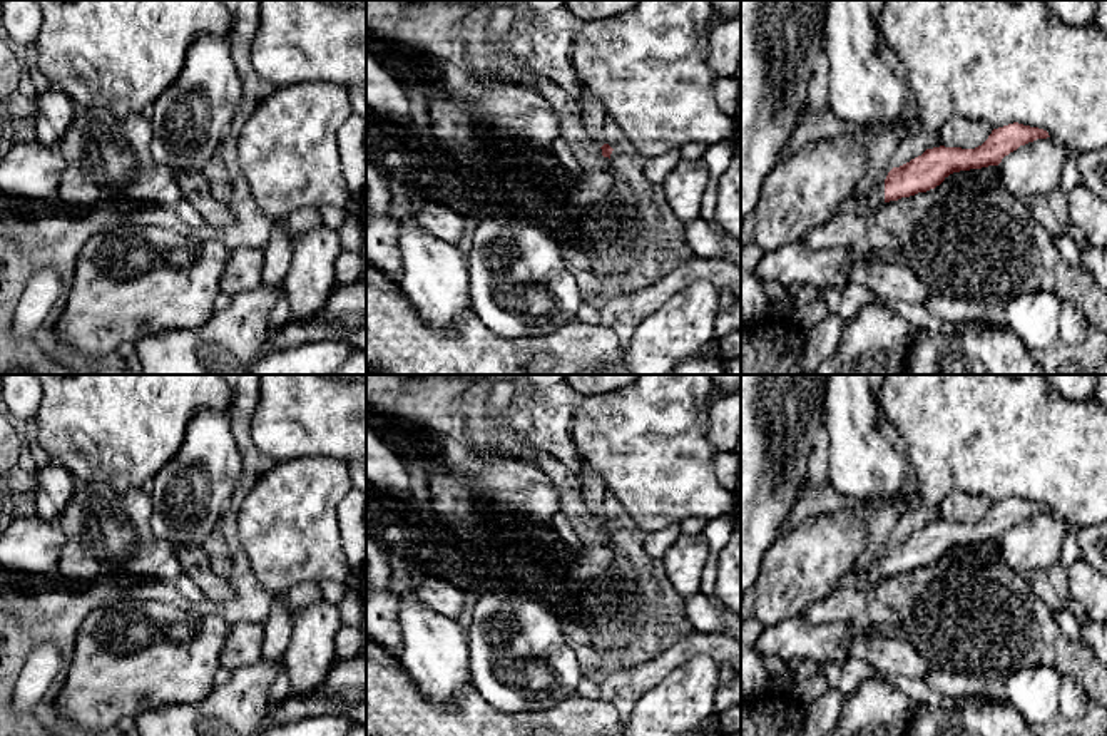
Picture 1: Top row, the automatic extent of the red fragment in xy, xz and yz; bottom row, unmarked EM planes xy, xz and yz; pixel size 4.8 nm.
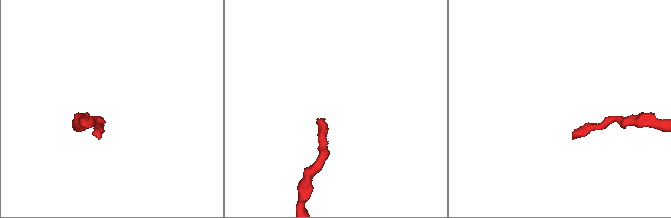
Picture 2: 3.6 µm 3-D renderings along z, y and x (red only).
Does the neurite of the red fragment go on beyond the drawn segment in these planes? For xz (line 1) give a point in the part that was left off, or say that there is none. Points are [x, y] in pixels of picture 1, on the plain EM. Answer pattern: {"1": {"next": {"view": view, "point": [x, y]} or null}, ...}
{"1": {"next": {"view": "xz", "point": [594, 489]}}}

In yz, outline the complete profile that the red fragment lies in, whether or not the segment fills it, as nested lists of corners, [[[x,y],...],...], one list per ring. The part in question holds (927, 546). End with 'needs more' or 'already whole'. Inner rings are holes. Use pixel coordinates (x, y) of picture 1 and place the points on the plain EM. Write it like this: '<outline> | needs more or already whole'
[[[1018,497],[993,503],[988,514],[975,524],[933,522],[910,537],[893,542],[886,554],[873,564],[873,570],[890,577],[926,567],[940,560],[950,549],[998,540],[1005,530],[1020,520],[1050,512],[1047,505]]] | needs more

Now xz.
[[[582,462],[579,478],[587,509],[602,524],[602,530],[610,534],[614,524],[604,514],[604,497],[607,493],[604,478],[585,462]]] | needs more

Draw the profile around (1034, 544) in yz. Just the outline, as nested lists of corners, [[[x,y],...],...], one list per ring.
[[[1047,512],[1010,527],[998,539],[1002,560],[1020,574],[1035,574],[1055,565],[1065,522]]]

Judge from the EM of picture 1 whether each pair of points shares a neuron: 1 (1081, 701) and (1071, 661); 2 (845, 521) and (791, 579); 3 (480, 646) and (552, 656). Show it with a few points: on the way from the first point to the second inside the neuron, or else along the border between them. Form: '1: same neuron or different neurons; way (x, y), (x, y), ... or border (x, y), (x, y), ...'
1: different neurons; border (1064, 674), (1071, 674), (1089, 696)
2: same neuron; way (835, 536), (806, 564)
3: same neuron; way (499, 646), (514, 646), (522, 654), (534, 654)

